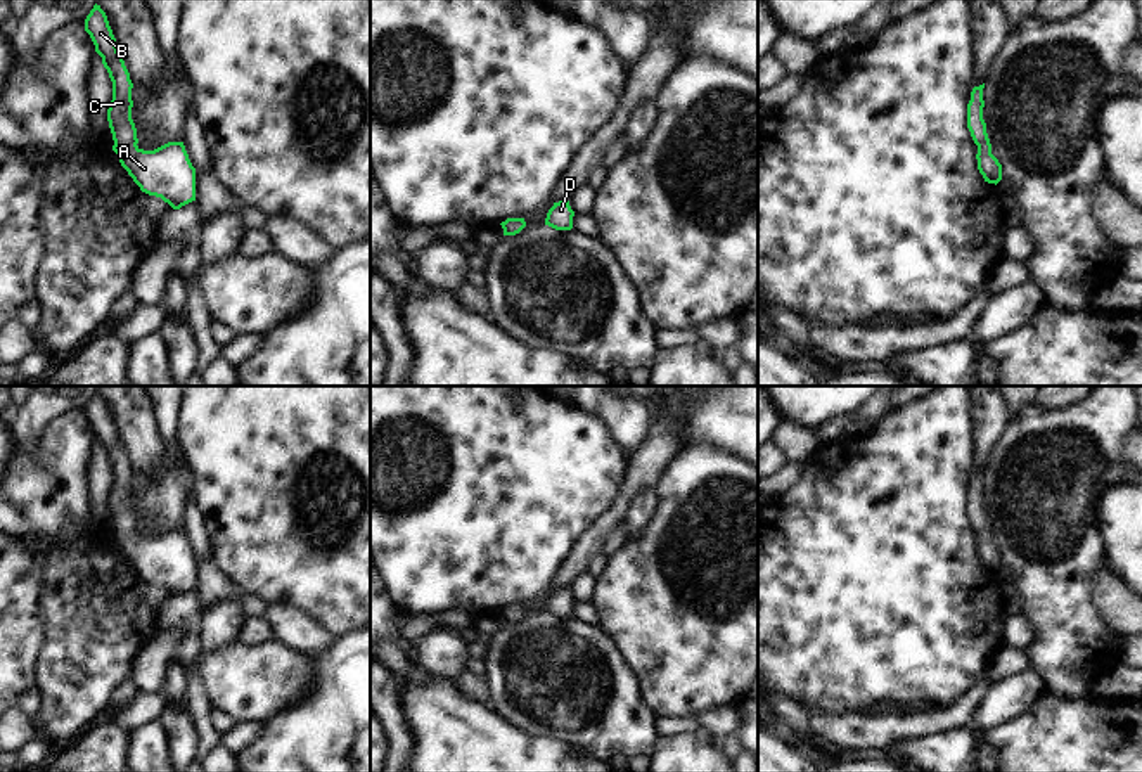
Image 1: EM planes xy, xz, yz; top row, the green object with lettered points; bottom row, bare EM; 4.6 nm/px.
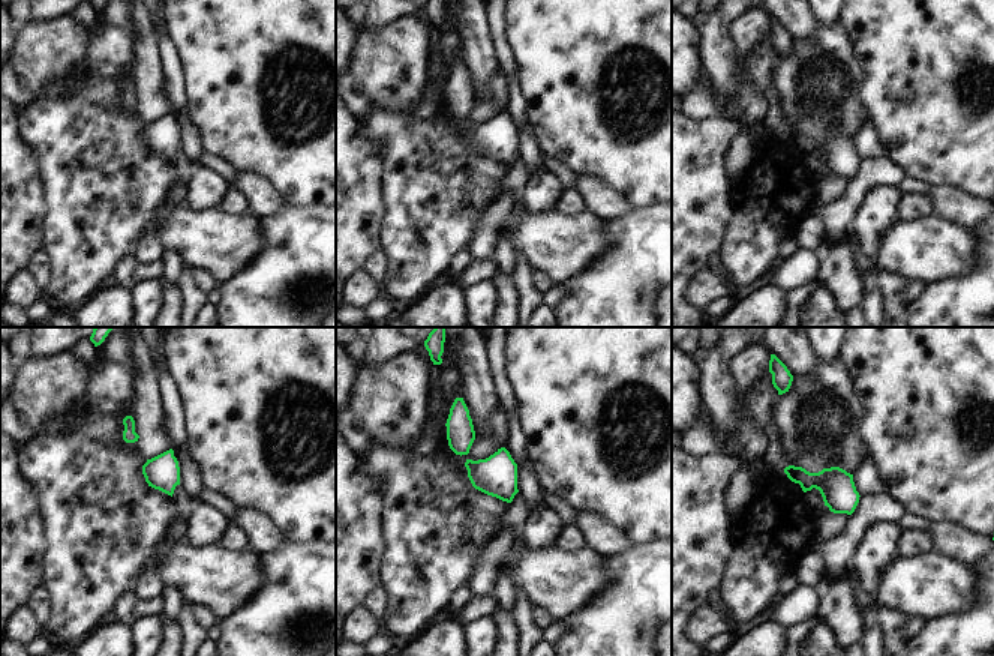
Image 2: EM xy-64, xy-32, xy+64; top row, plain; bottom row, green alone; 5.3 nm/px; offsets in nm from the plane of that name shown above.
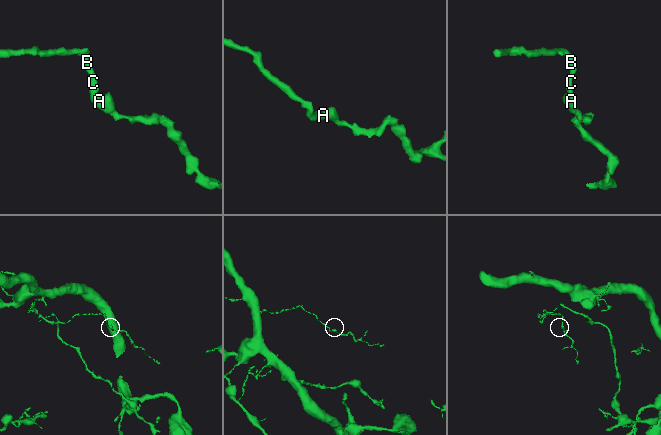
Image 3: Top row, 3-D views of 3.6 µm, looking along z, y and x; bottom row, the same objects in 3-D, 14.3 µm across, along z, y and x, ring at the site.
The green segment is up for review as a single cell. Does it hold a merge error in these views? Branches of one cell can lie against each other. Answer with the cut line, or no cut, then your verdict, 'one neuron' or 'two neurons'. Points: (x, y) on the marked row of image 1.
cut none; one neuron

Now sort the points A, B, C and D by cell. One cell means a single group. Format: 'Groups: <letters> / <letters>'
Groups: A B C D.

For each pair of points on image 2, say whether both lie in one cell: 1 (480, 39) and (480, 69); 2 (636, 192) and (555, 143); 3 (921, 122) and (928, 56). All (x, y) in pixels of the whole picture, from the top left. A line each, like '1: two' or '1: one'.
1: one
2: one
3: one

